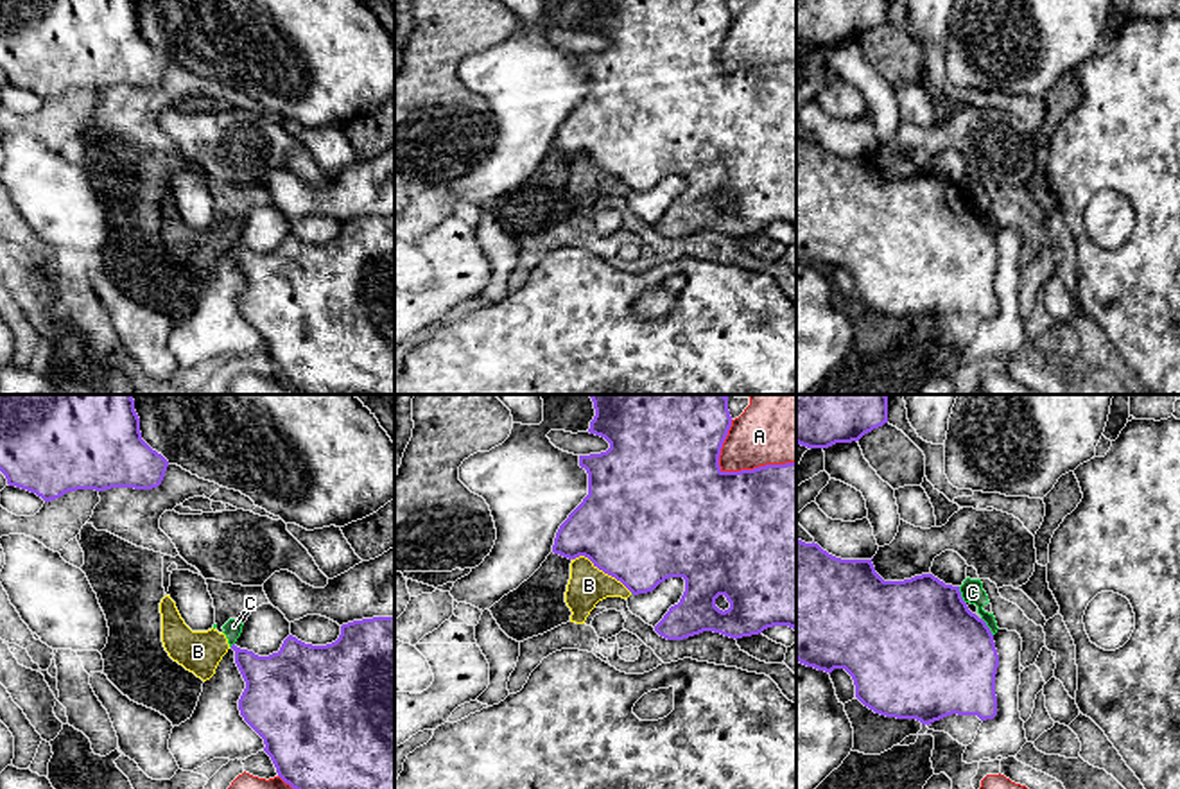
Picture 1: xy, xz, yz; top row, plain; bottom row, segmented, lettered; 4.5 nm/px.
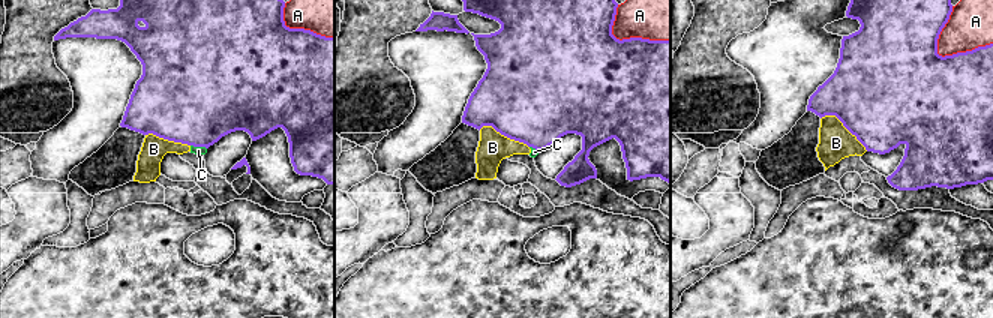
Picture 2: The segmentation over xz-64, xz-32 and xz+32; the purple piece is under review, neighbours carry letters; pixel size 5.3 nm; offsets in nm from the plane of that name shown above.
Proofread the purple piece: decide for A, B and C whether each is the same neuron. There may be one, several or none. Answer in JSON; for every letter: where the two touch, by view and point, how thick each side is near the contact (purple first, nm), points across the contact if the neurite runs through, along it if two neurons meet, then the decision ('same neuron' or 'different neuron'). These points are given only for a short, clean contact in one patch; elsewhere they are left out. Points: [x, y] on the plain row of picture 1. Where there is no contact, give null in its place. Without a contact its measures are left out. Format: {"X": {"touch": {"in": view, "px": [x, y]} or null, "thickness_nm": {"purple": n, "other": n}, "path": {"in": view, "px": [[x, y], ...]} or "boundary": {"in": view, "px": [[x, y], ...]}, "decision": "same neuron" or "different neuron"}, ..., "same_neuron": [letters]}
{"A": {"touch": {"in": "xz", "px": [734, 70]}, "thickness_nm": {"purple": 500, "other": 280}, "decision": "different neuron"}, "B": {"touch": {"in": "xz", "px": [603, 169]}, "thickness_nm": {"purple": 500, "other": 170}, "decision": "different neuron"}, "C": {"touch": {"in": "yz", "px": [987, 225]}, "thickness_nm": {"purple": 500, "other": 100}, "boundary": {"in": "yz", "px": [[981, 216], [992, 234]]}, "decision": "different neuron"}, "same_neuron": []}

